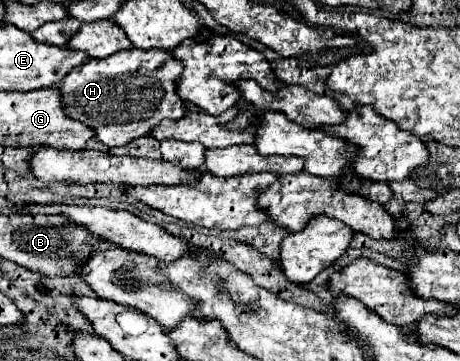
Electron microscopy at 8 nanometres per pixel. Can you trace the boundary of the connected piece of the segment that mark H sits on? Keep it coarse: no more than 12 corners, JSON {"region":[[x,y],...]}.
{"region":[[87,59],[57,83],[107,147],[179,119],[179,59]]}

